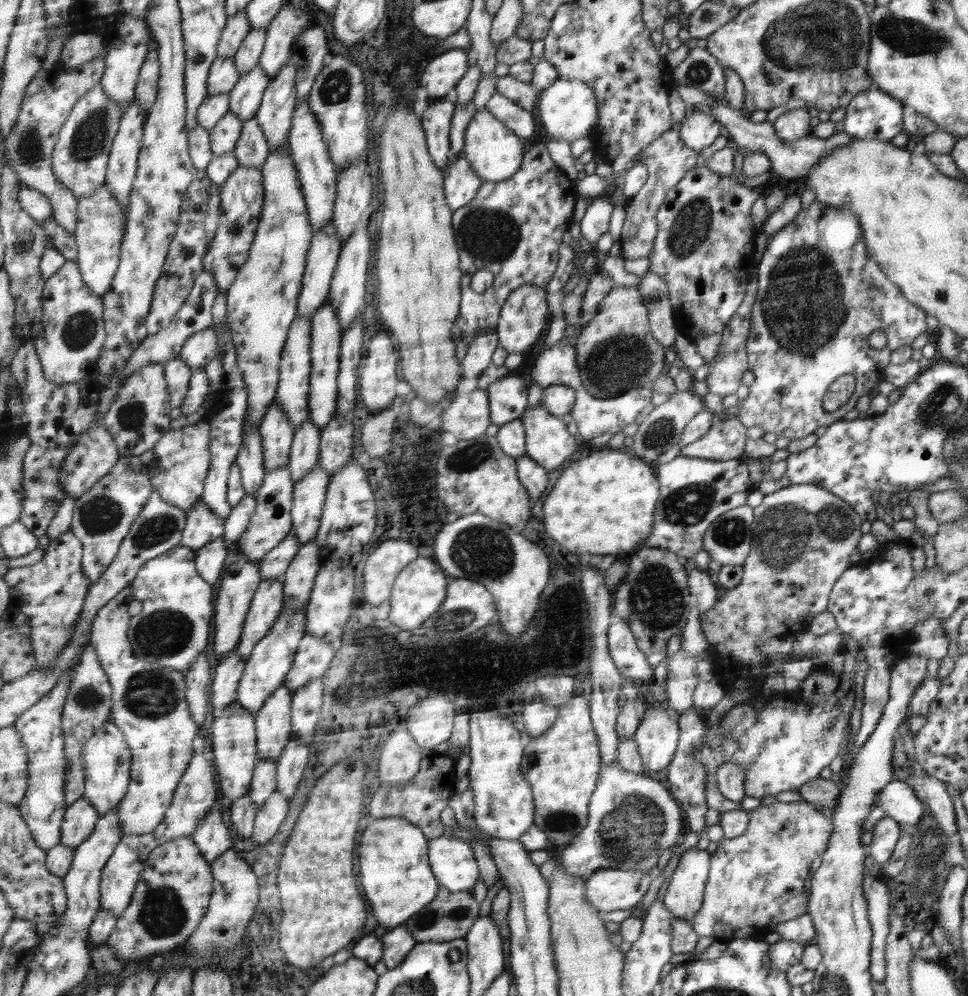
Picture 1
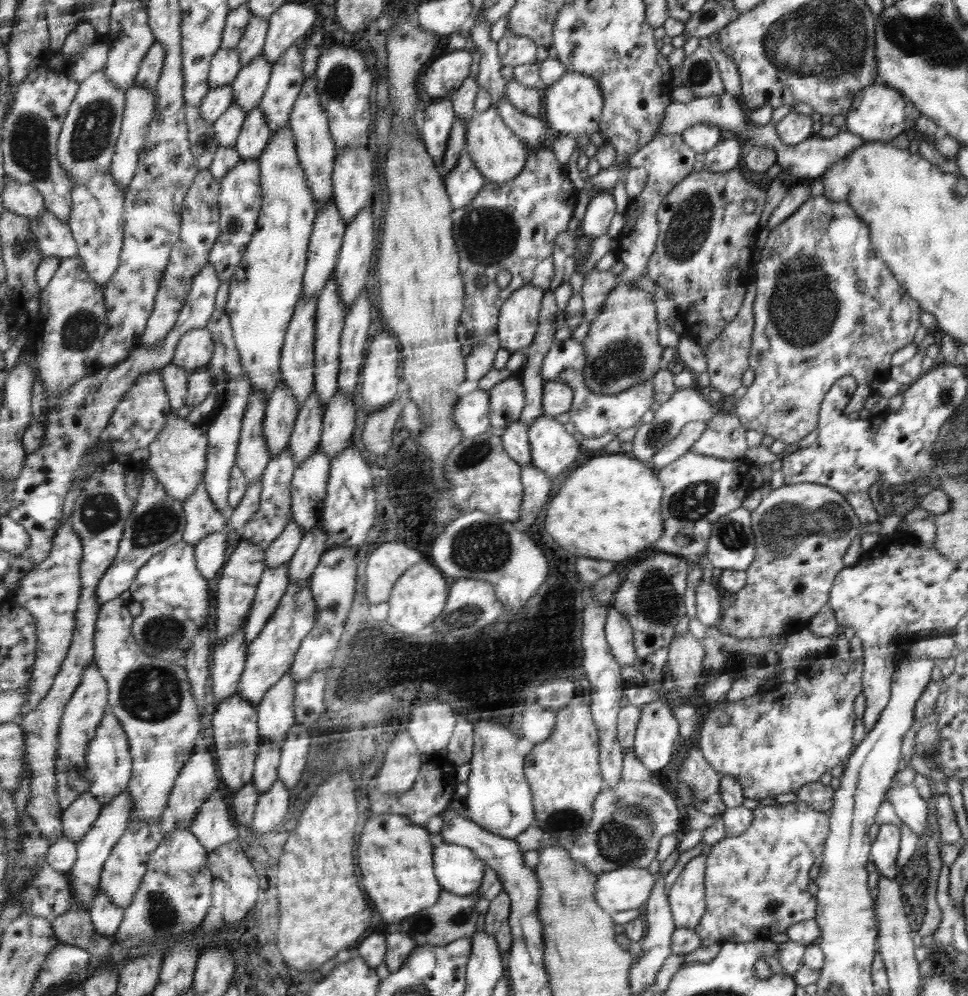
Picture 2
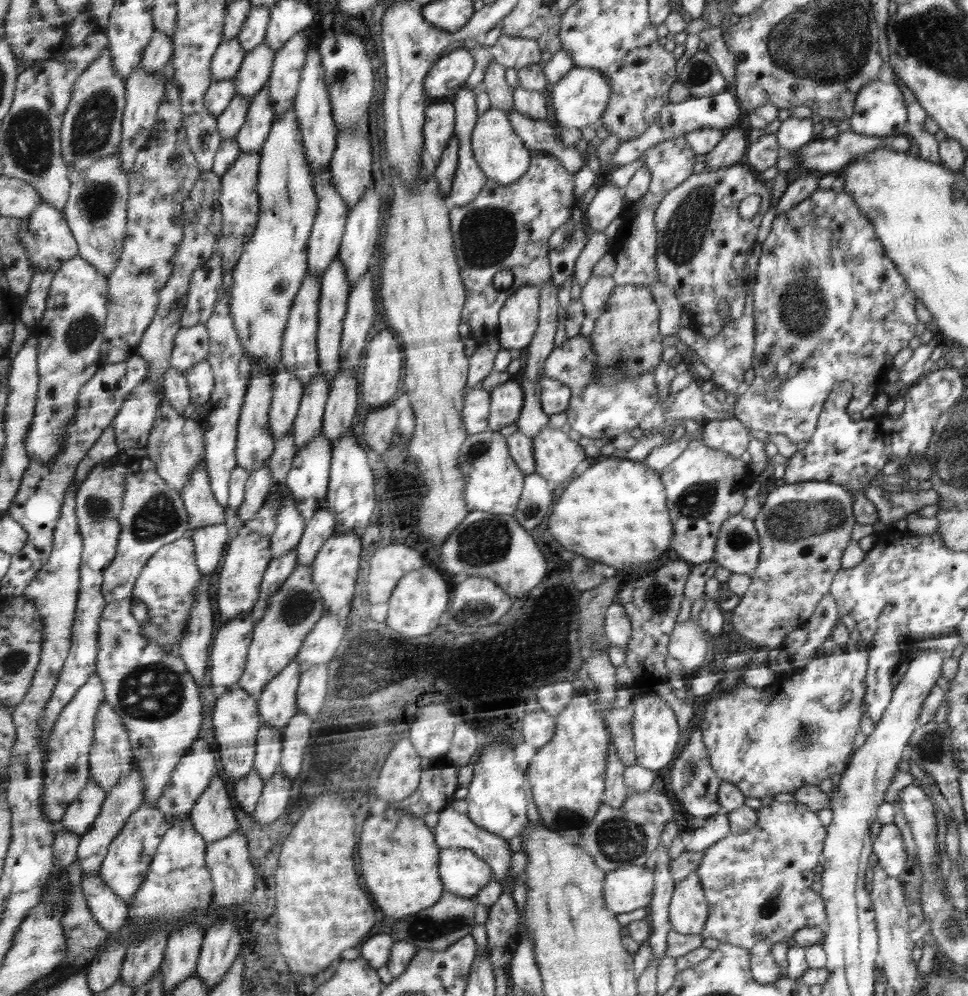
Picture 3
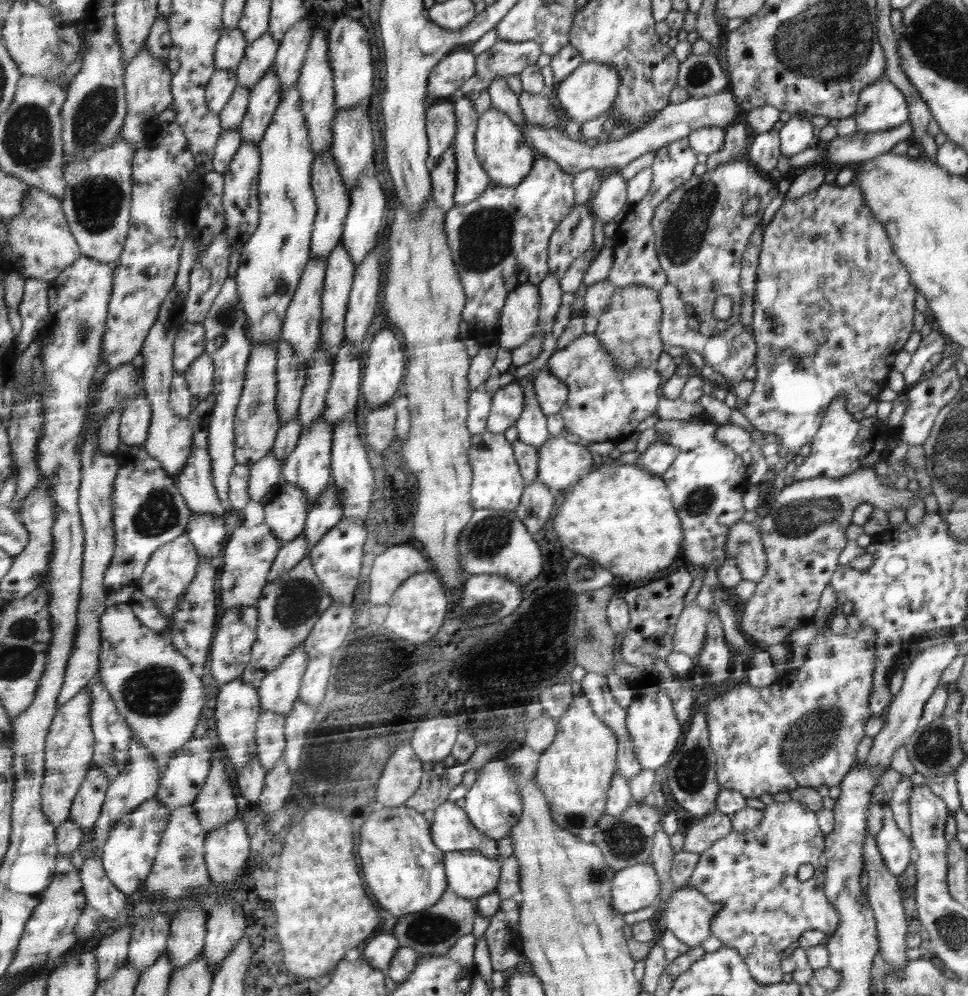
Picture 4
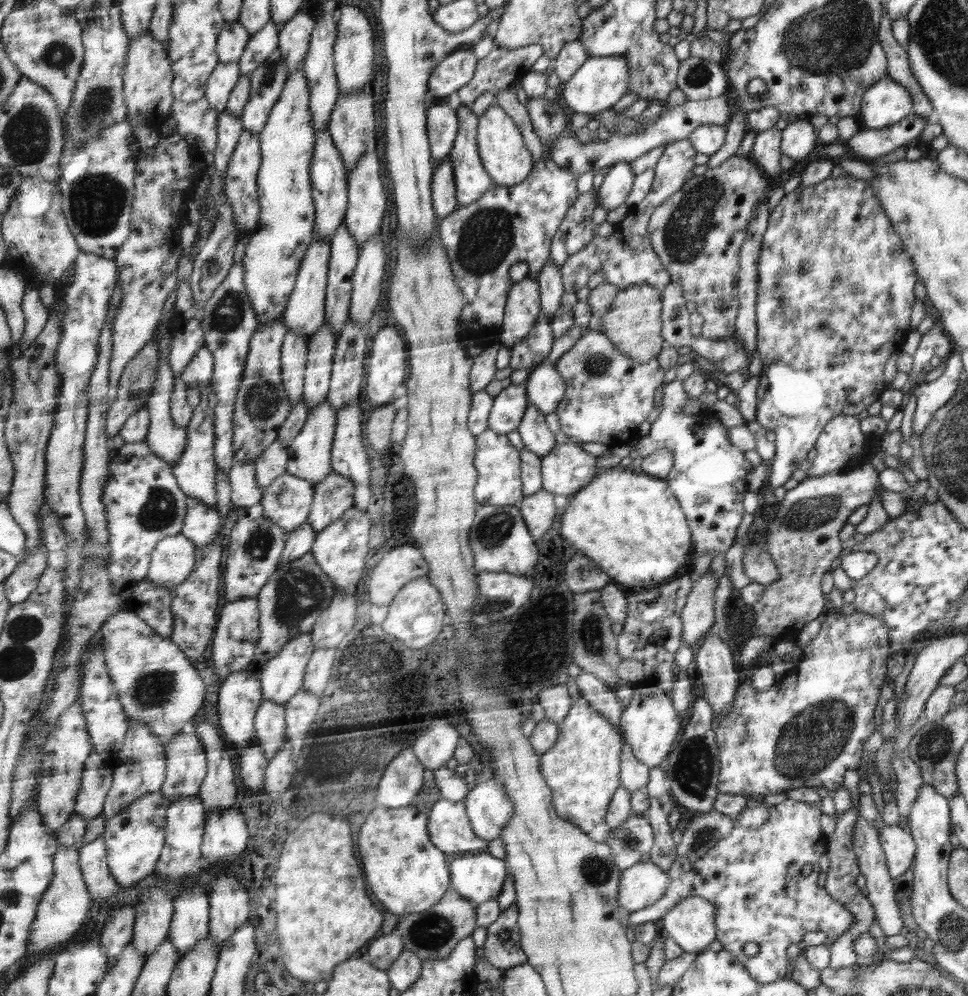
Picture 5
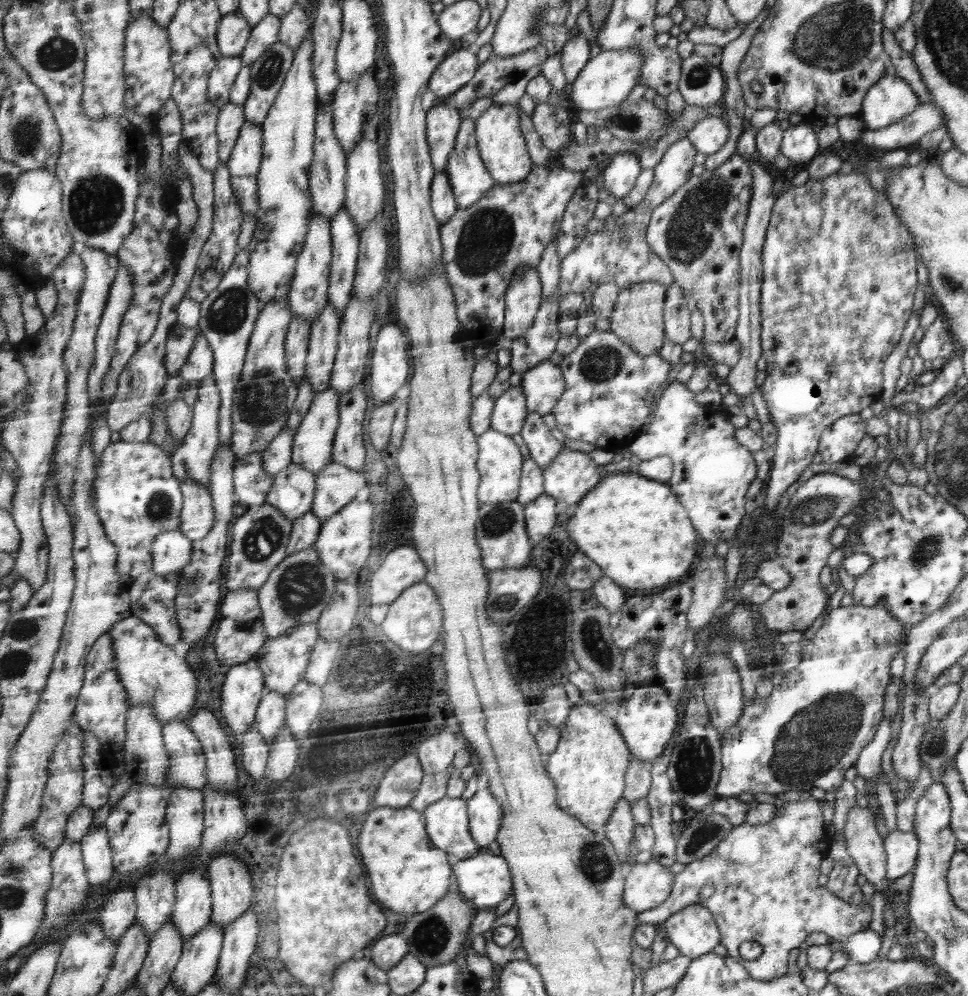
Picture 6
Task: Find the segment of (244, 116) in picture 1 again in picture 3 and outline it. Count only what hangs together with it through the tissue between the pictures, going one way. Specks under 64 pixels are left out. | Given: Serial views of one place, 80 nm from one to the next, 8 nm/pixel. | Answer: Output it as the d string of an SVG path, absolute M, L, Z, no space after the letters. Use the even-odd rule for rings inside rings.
M267 41L257 46L253 52L246 52L240 69L238 70L236 77L232 80L234 83L235 94L239 94L249 101L254 100L260 90L263 89L263 86L269 82L270 74L273 70L273 60L275 54L276 52L267 45Z

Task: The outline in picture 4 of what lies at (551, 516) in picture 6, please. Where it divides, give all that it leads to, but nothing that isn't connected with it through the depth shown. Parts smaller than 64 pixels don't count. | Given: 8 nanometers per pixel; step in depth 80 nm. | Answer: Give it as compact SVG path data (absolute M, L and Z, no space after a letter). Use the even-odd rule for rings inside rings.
M532 481L526 485L520 506L515 510L532 534L538 532L552 516L555 499L550 491L551 489L540 481Z

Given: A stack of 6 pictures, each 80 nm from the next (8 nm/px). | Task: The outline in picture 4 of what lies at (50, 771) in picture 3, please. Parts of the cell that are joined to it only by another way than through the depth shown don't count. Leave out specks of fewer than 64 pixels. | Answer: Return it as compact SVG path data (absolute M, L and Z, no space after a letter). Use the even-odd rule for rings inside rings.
M84 688L82 692L58 708L47 734L46 776L43 778L42 810L47 819L57 828L60 824L68 821L73 800L93 762L95 742L90 720L92 705L93 696L88 688Z

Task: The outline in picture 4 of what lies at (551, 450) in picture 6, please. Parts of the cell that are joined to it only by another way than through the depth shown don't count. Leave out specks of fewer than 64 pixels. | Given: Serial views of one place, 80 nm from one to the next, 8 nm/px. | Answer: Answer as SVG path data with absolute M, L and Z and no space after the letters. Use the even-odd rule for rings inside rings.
M535 373L528 376L527 386L523 388L523 412L513 425L516 426L519 432L519 439L538 450L543 447L544 442L547 441L550 434L548 433L548 429L546 429L547 416L540 410L537 394L533 389L535 378Z

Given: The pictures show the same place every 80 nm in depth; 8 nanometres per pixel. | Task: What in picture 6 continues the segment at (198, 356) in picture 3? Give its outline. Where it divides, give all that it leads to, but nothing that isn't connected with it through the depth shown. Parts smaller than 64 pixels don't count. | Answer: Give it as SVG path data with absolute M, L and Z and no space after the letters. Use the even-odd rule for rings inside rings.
M178 327L171 332L165 345L165 367L169 377L178 375L195 346L198 328Z

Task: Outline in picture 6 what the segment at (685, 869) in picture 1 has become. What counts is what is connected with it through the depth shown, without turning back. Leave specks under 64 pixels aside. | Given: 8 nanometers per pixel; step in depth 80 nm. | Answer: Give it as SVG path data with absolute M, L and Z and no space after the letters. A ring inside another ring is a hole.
M688 905L663 924L669 942L691 959L712 952L721 942L714 915L702 905Z

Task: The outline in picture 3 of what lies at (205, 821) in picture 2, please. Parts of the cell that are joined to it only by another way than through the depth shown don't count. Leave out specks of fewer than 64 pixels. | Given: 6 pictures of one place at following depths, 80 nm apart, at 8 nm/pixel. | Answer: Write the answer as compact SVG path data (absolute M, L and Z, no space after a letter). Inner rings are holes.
M216 774L211 786L199 798L194 810L190 811L190 821L194 825L194 831L202 836L208 845L239 829L237 812L230 803L226 780Z

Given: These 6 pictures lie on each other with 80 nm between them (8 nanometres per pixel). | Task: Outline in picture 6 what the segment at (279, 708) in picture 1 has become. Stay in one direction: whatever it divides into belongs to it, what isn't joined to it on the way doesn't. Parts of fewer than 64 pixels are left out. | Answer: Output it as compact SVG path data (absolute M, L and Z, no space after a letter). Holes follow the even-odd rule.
M318 622L303 624L290 629L278 638L268 638L268 641L258 653L259 666L265 675L266 691L275 690L280 694L288 694L305 678L307 666L310 664L311 653L320 639L320 626Z

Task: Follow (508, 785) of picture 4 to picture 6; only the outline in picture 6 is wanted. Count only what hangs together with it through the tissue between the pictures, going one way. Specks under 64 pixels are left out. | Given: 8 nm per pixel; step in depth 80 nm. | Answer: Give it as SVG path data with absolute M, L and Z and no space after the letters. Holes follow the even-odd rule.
M478 790L468 801L467 814L470 816L472 838L479 843L480 849L487 850L488 845L498 840L503 821L503 807L490 794L490 790Z

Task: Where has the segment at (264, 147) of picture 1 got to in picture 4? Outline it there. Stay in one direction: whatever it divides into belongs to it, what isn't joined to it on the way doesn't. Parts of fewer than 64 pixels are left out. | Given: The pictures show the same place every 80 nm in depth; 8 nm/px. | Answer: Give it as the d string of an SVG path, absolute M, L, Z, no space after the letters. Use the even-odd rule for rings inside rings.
M272 64L266 75L250 90L247 111L239 126L243 142L253 142L257 145L263 140L264 133L282 100L280 90L282 83L276 67Z

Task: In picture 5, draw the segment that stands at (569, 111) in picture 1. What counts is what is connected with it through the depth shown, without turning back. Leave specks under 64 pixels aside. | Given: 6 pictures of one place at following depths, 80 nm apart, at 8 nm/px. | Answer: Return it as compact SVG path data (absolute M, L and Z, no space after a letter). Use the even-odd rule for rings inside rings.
M612 54L611 56L588 57L581 68L576 70L573 78L563 84L559 90L559 101L580 114L596 114L610 109L626 94L626 84L631 78L631 68L626 59Z

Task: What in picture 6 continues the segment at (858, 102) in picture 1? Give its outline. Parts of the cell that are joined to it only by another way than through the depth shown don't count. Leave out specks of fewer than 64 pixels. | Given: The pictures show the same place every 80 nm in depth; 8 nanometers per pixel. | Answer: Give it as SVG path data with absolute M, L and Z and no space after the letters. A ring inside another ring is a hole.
M890 71L868 89L861 116L867 129L884 129L919 105L919 97L910 83Z

